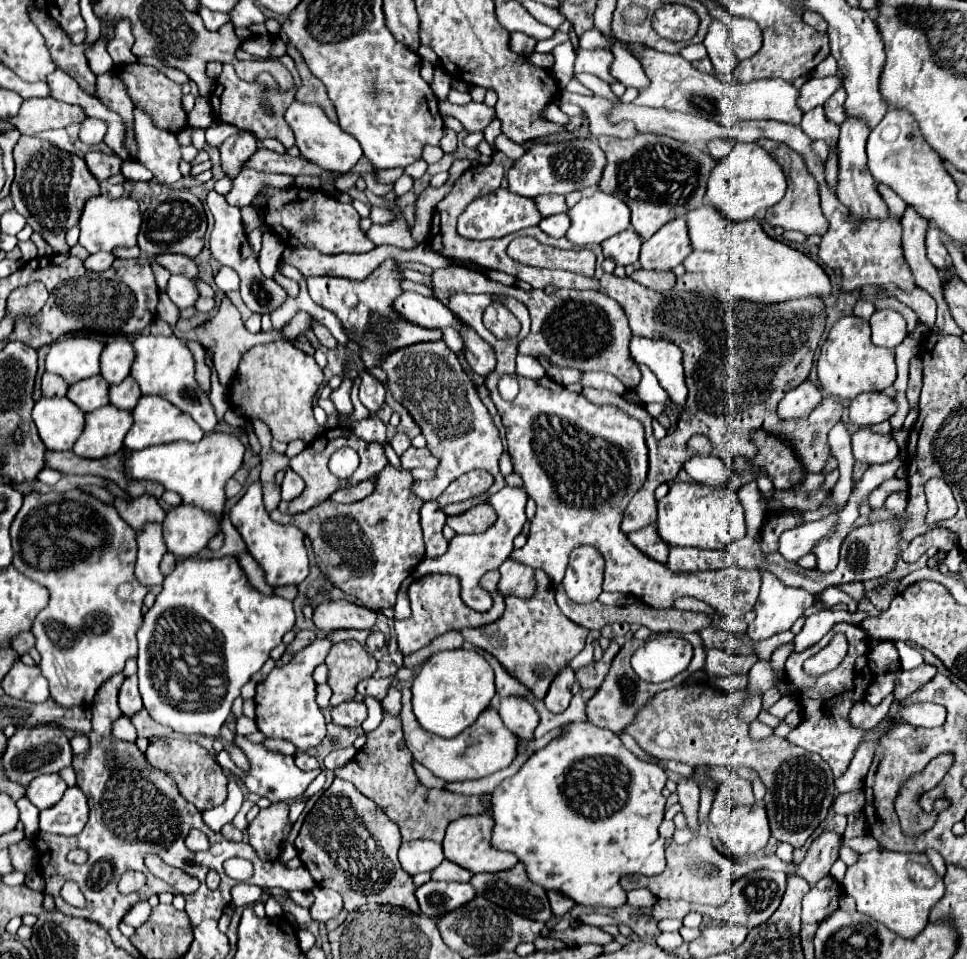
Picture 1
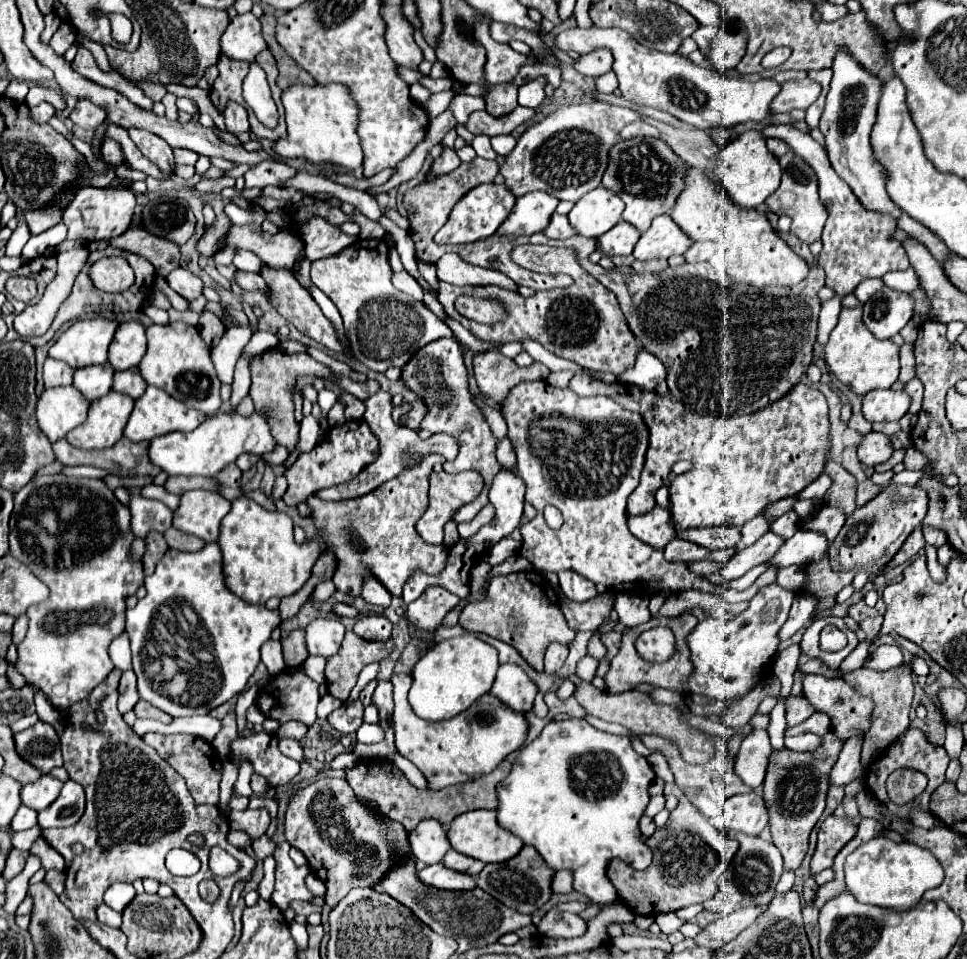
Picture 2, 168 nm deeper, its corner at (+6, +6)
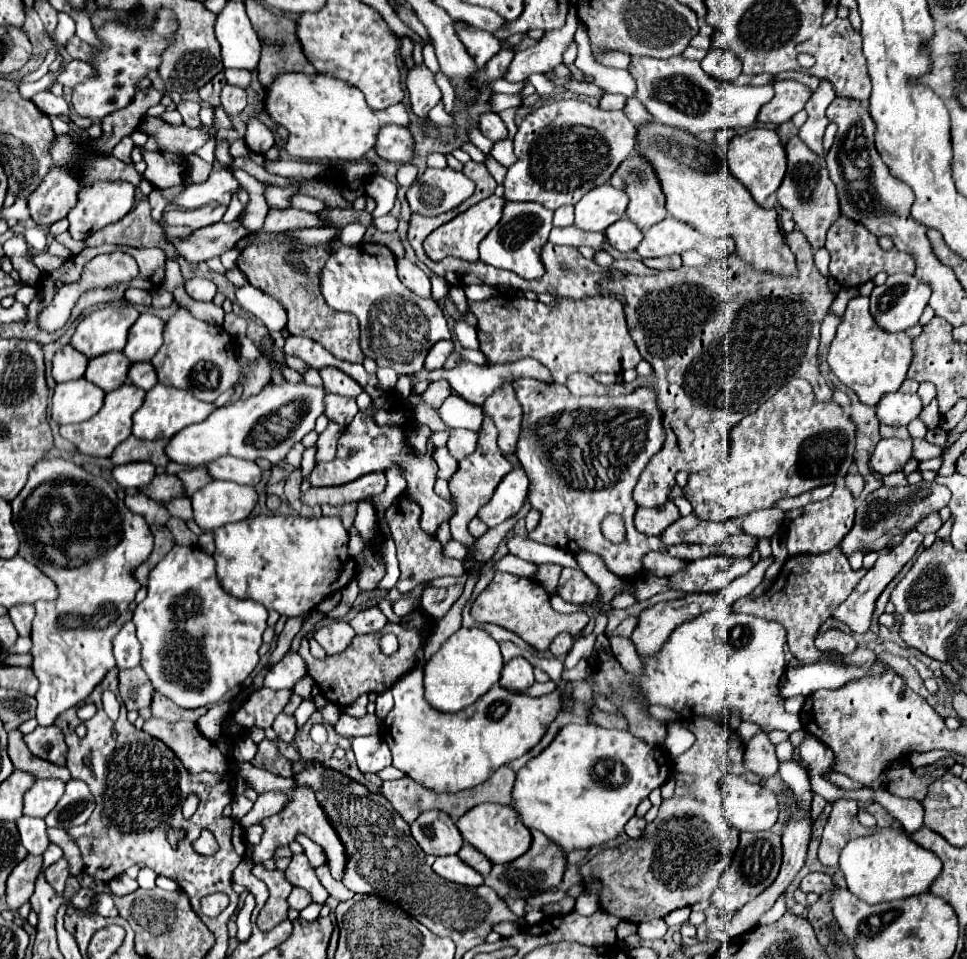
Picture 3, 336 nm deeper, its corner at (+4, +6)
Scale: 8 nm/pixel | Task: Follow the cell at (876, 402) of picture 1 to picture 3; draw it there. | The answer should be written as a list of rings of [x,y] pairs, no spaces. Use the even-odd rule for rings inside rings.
[[[896,391],[896,393],[888,393],[888,395],[884,395],[884,399],[880,399],[880,403],[876,405],[876,413],[884,425],[900,427],[900,425],[908,425],[912,419],[916,419],[920,415],[922,407],[924,405],[916,393],[904,395],[904,393]]]

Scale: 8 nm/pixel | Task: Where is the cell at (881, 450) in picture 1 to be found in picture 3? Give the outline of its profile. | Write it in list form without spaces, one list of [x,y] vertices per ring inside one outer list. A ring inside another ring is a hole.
[[[882,439],[870,459],[870,465],[876,473],[888,475],[902,471],[904,465],[912,459],[912,439]]]

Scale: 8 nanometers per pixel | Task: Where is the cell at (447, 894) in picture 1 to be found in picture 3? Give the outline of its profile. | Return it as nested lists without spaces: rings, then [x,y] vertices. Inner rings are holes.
[[[448,855],[448,857],[438,857],[432,865],[432,869],[448,879],[448,881],[454,881],[458,885],[470,885],[470,887],[476,887],[476,885],[482,885],[484,879],[482,875],[472,869],[470,865],[466,865],[458,855]]]

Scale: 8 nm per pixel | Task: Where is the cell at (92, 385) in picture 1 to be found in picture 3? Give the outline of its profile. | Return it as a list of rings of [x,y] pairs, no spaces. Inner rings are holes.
[[[110,351],[108,355],[90,359],[84,377],[88,377],[92,383],[96,383],[108,393],[128,381],[130,367],[132,367],[132,361],[122,351]]]

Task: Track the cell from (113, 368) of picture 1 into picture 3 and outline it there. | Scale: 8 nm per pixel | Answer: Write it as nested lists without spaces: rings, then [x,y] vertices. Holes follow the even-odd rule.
[[[142,313],[138,321],[130,327],[128,345],[124,347],[128,359],[132,359],[134,363],[150,361],[164,343],[164,325],[164,319],[152,313]]]

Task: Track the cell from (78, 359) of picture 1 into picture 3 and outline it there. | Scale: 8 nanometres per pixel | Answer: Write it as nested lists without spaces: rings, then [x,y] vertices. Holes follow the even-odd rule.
[[[132,305],[92,311],[76,327],[76,333],[72,335],[72,347],[76,347],[88,359],[108,351],[122,351],[128,341],[128,329],[134,325],[138,315],[138,309]]]

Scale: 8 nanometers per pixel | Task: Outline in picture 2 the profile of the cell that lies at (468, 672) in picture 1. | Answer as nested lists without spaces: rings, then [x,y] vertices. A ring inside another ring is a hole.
[[[474,633],[440,641],[414,665],[408,701],[414,713],[426,721],[452,719],[490,691],[496,669],[498,653],[494,653],[494,647],[480,641]]]

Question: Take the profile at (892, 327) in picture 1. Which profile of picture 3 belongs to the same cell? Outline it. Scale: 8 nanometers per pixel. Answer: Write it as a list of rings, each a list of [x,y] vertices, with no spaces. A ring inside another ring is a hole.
[[[894,273],[886,279],[884,285],[874,287],[872,295],[870,295],[870,311],[872,317],[876,319],[876,323],[884,329],[884,331],[906,331],[908,327],[916,325],[924,307],[928,305],[930,299],[930,287],[926,283],[922,283],[920,279],[916,279],[914,275],[908,273]]]

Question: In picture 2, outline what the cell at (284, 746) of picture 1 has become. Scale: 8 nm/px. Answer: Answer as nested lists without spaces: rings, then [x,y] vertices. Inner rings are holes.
[[[286,723],[286,725],[280,725],[280,729],[276,731],[276,737],[278,737],[278,739],[288,737],[288,739],[300,741],[300,739],[306,735],[306,731],[308,731],[308,729],[304,729],[302,723]]]

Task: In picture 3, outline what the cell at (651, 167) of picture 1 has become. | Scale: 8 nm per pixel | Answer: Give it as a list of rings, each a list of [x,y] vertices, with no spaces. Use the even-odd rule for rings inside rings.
[[[632,153],[618,167],[610,179],[610,185],[628,193],[630,205],[626,215],[632,223],[638,225],[642,233],[666,217],[668,211],[664,207],[664,195],[656,173],[652,171],[652,165],[638,153]]]

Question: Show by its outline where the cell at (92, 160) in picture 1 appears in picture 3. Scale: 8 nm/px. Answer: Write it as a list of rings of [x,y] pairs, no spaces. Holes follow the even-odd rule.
[[[124,137],[114,149],[112,149],[112,155],[128,165],[132,164],[132,159],[130,159],[130,153],[132,153],[132,147],[134,147],[134,141],[130,137]]]

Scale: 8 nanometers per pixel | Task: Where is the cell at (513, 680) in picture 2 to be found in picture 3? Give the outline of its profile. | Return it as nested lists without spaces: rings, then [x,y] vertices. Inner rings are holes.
[[[514,657],[504,669],[500,685],[506,689],[524,689],[534,683],[532,665],[524,657]]]

